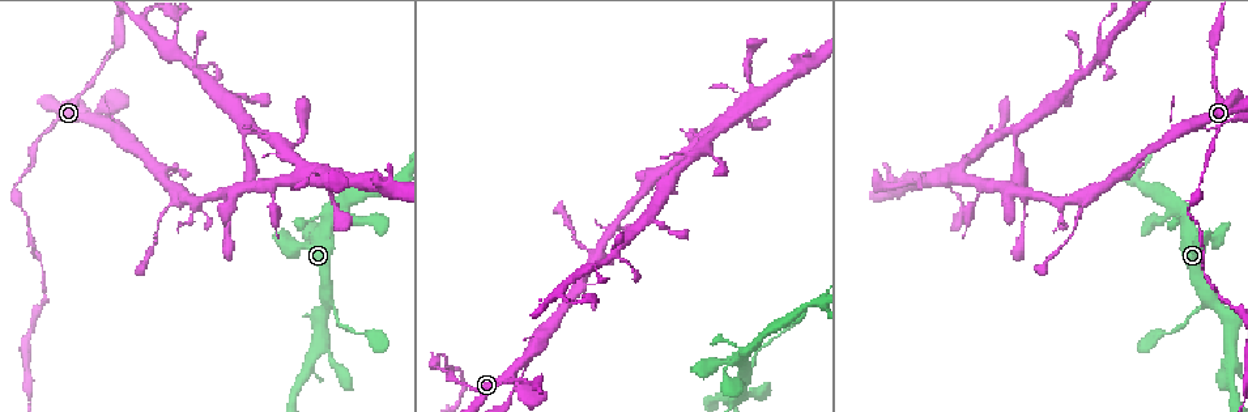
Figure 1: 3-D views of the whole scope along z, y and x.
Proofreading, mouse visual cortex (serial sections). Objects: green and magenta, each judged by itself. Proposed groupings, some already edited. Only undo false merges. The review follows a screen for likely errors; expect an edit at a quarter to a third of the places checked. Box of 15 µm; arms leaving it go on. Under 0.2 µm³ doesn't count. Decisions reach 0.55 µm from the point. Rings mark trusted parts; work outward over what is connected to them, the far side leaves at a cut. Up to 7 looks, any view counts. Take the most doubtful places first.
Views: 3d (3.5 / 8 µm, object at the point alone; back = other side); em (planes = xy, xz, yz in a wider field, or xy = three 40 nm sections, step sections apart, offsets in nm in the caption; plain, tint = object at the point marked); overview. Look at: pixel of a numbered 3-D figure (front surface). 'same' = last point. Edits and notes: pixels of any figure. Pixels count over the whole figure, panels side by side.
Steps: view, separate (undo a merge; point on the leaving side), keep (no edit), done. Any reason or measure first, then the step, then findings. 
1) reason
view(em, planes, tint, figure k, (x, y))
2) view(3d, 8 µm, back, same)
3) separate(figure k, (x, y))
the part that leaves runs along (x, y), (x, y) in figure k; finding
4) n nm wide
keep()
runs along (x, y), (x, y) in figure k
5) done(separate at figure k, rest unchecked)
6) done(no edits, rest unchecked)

branch point
view(3d, 3.5 µm, figure 1, (664, 172))

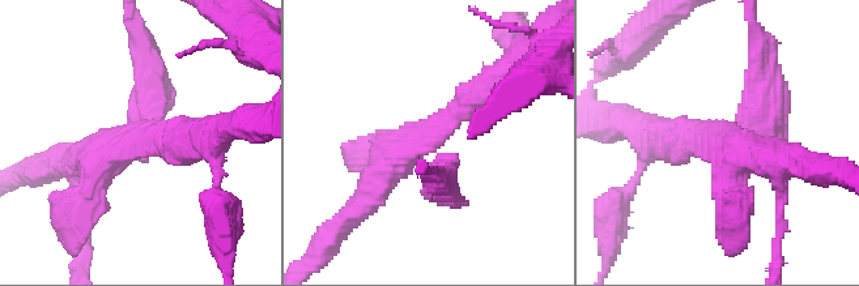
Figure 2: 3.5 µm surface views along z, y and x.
need the tissue
view(em, xy, step 2, tint, figure 2, (717, 139))

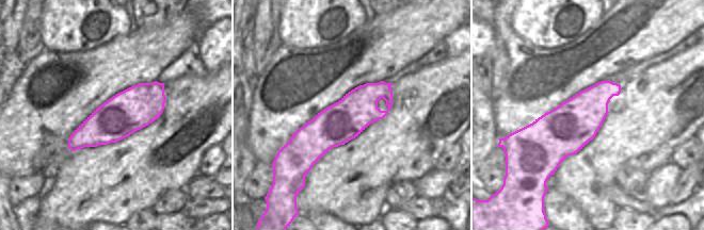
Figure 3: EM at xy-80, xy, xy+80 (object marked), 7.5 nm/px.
keep()
runs along (370, 191), (394, 157), (498, 80) in figure 2; one cell here

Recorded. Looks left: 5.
arms part here
view(3d, 3.5 µm, figure 1, (746, 375))

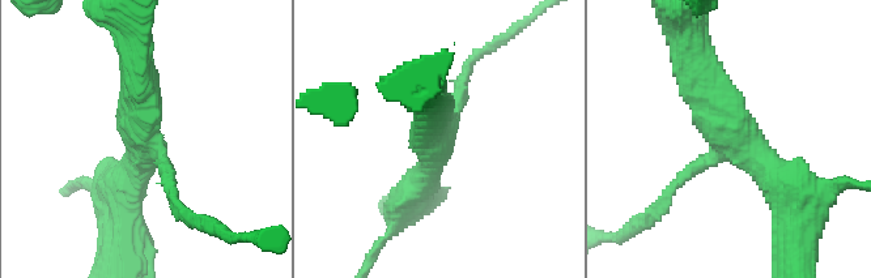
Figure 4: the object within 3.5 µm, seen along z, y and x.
view(em, xy, step 3, tint, figure 4, (731, 129))

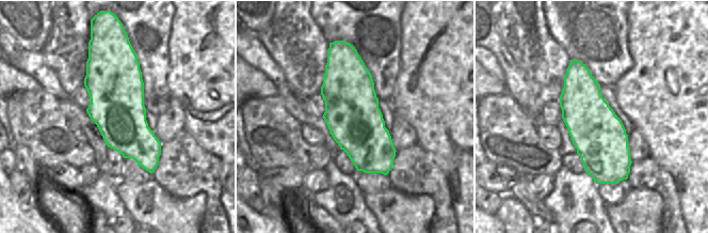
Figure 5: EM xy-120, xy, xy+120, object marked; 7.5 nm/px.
keep()
runs along (693, 51), (721, 119), (787, 195) in figure 4; one cell here

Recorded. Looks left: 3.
a narrow waist
view(3d, 3.5 µm, figure 1, (18, 177))

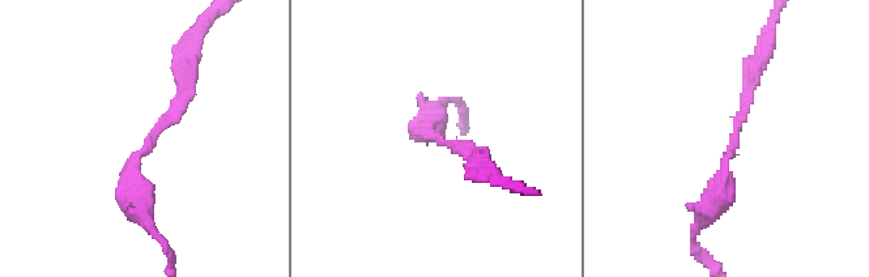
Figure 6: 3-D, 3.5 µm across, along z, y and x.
keep()
runs along (184, 64), (184, 96), (128, 169), (137, 208) in figure 6; all the same cell

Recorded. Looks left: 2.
done(no edits, rest unchecked)

